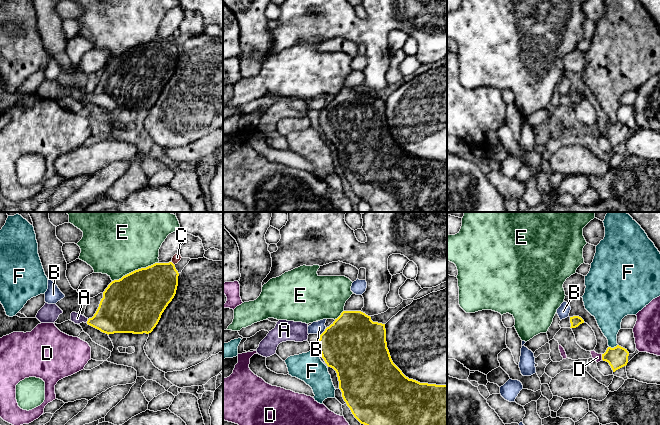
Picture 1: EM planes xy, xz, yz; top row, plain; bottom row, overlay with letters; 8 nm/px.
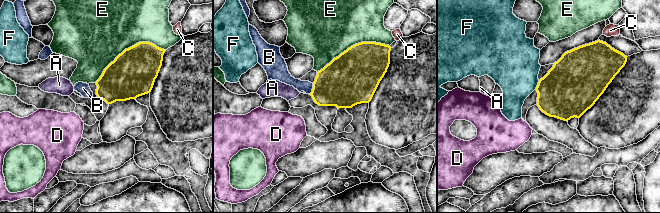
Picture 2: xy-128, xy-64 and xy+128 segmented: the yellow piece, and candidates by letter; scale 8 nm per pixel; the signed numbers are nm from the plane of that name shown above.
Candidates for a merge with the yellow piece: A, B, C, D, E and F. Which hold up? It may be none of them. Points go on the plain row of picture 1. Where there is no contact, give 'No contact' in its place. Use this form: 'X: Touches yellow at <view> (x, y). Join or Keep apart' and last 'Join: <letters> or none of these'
A: Touches yellow at xy (87, 97). Join
B: Touches yellow at xz (323, 108). Keep apart
C: Touches yellow at xy (172, 39). Keep apart
D: Touches yellow at yz (602, 133). Keep apart
E: Touches yellow at xy (135, 46). Keep apart
F: Touches yellow at yz (614, 123). Keep apart
Join: A

